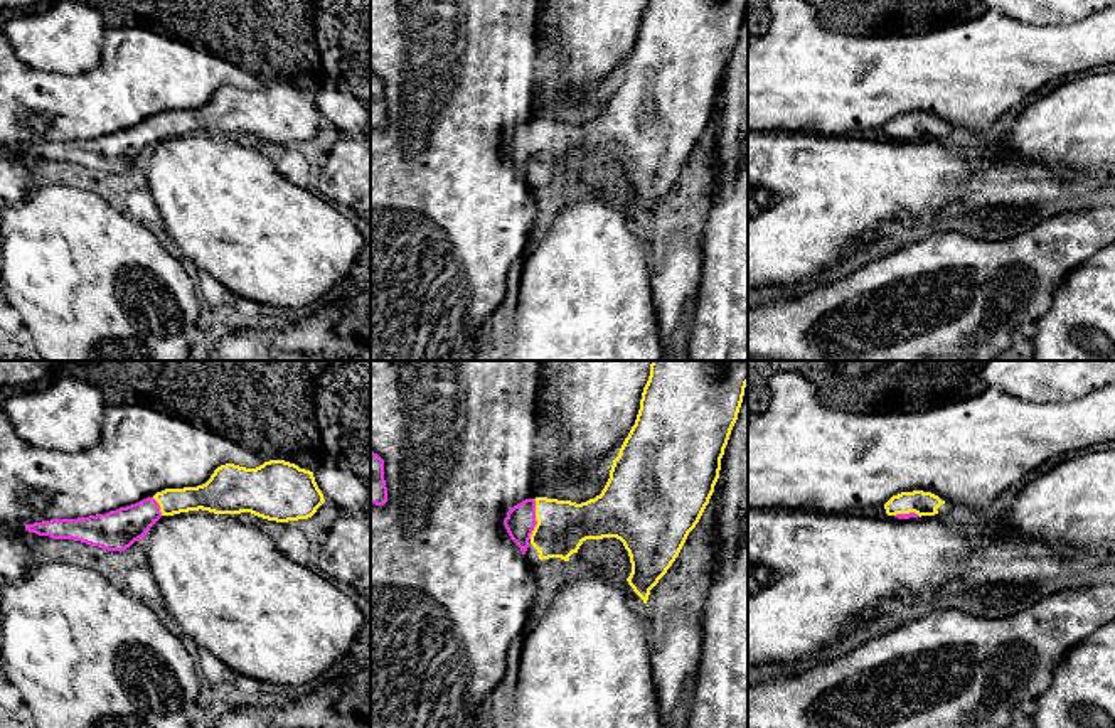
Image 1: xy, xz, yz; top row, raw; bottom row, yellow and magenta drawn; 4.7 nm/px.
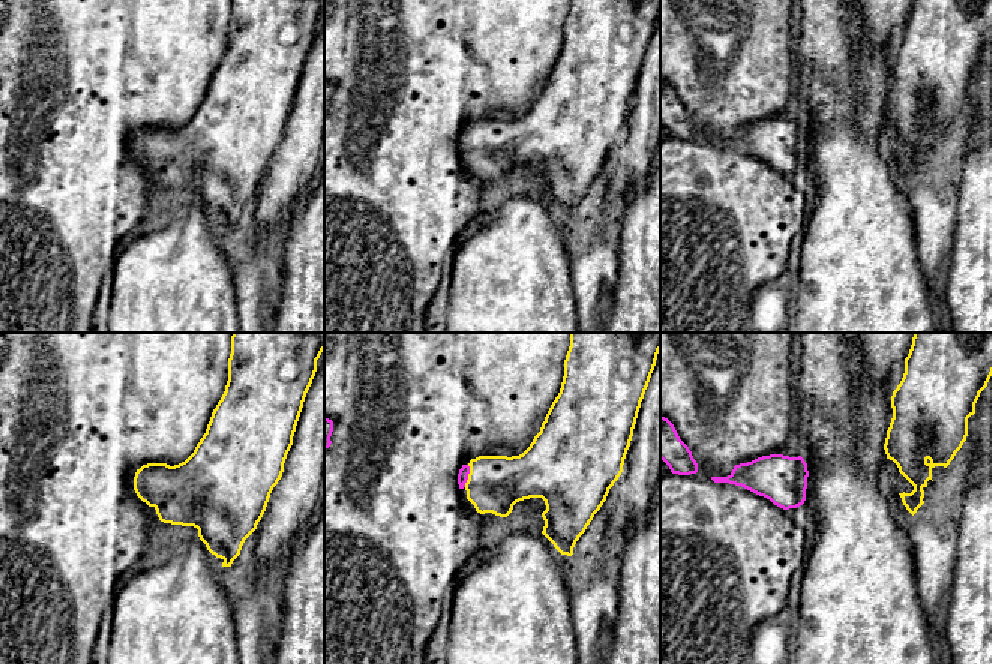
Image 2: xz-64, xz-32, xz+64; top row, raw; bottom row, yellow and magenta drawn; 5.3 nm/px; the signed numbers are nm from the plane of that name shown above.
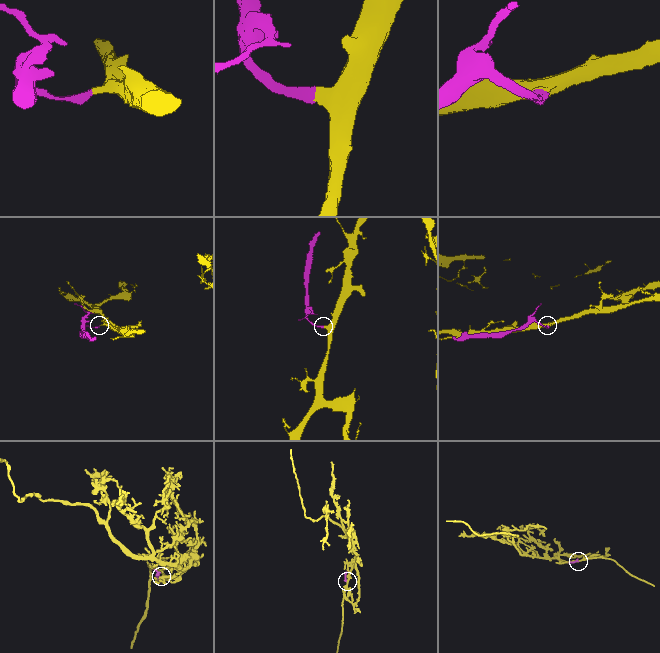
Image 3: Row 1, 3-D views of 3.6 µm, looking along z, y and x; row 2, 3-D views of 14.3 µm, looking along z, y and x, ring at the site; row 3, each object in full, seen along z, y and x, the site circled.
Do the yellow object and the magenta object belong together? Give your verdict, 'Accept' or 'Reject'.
Accept

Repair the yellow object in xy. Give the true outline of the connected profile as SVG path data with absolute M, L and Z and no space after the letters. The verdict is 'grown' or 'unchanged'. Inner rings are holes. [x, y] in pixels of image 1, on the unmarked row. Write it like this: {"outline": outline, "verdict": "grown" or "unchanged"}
{"outline": "M269 83L256 91L226 86L202 108L165 111L106 136L25 147L25 153L125 174L145 160L162 138L202 131L214 136L251 135L268 143L288 145L312 140L323 125L313 94L295 86Z", "verdict": "grown"}

